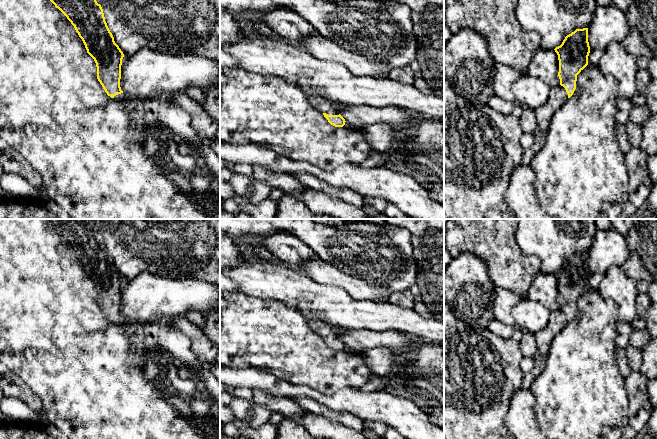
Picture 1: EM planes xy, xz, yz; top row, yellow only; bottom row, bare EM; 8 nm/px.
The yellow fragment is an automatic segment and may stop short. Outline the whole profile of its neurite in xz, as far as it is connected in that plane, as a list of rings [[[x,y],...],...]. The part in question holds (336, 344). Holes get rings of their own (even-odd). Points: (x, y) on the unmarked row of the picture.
[[[308,320],[310,329],[320,335],[328,346],[335,351],[343,351],[345,343],[340,339],[342,327],[335,326],[321,320]]]

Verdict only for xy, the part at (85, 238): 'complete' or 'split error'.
split error

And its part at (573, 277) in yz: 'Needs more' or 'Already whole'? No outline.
Needs more

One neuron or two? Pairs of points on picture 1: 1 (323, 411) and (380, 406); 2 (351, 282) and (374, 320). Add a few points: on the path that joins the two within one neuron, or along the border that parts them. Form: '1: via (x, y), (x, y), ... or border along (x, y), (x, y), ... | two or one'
1: border along (312, 399), (338, 412), (349, 412), (356, 416) | two
2: border along (340, 288), (355, 299), (370, 299), (374, 301) | two

